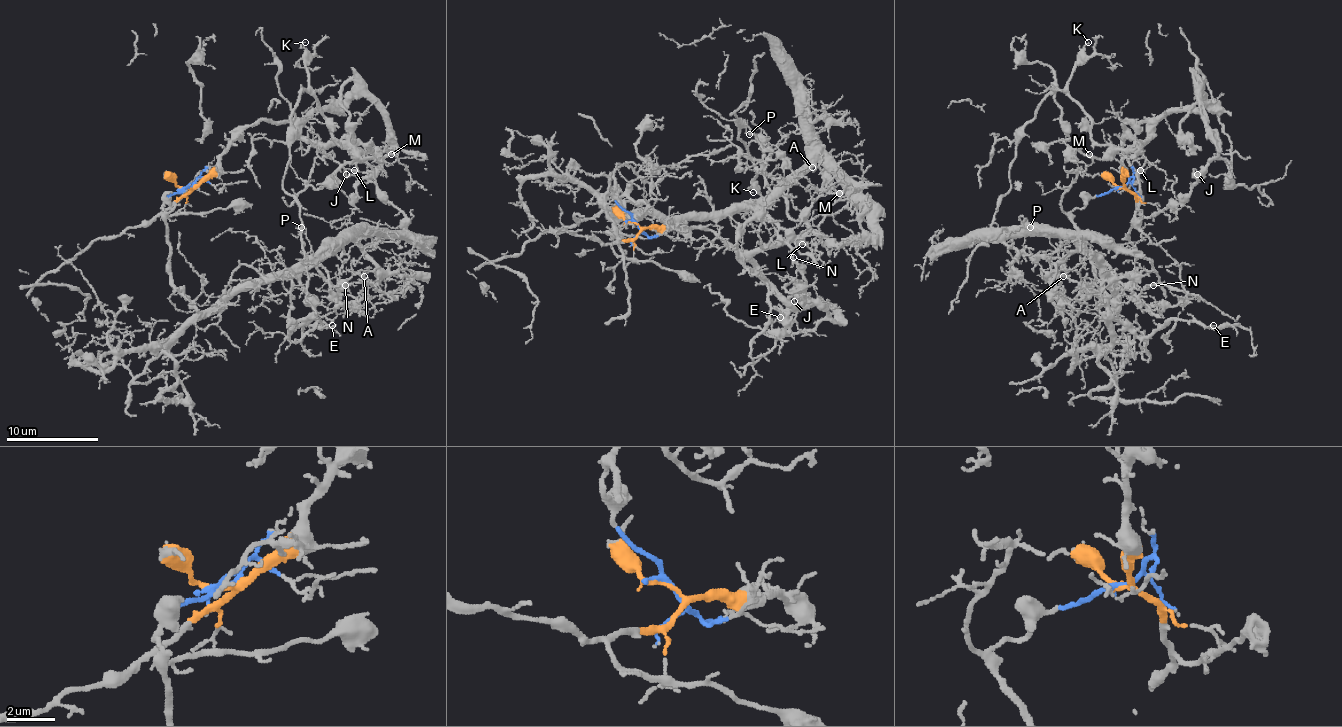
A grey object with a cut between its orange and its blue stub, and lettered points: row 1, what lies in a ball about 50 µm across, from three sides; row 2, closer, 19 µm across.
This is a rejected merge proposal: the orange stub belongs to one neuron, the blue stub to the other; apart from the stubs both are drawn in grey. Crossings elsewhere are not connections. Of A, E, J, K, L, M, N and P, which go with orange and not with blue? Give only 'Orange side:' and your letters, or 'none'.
Orange side: J, K, L, M

